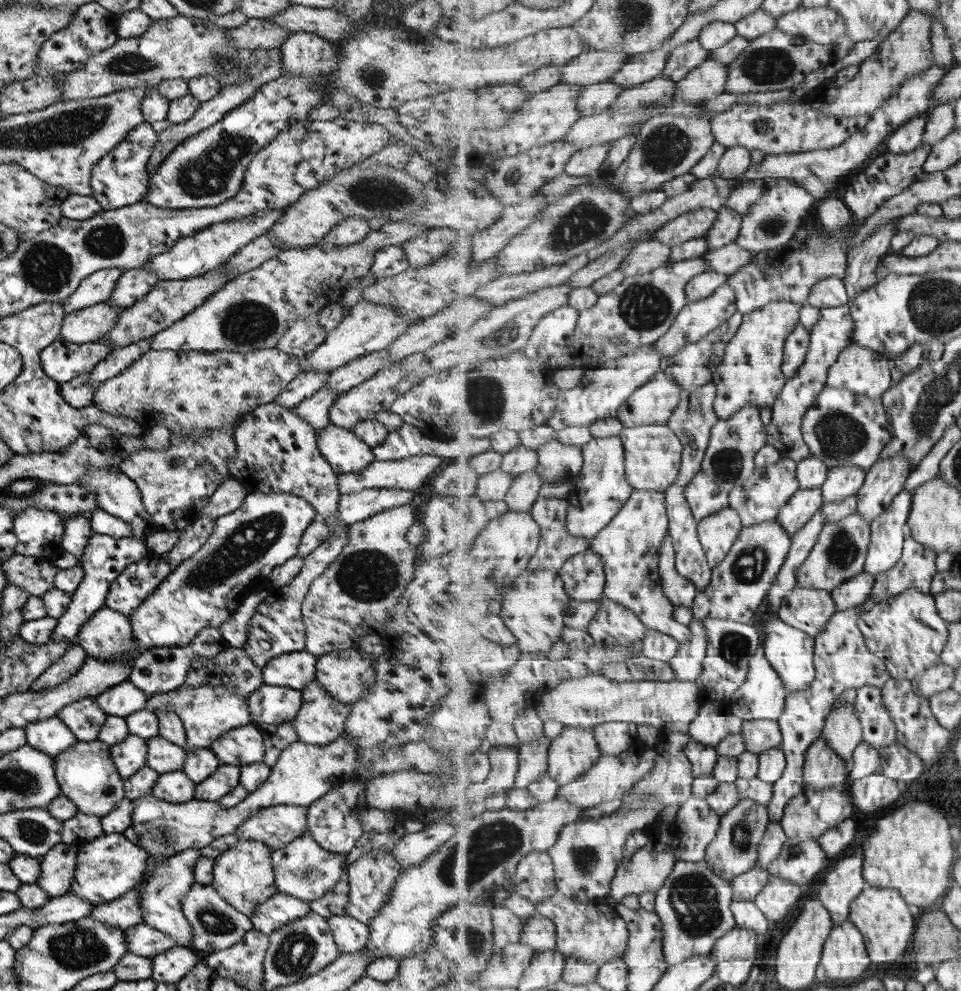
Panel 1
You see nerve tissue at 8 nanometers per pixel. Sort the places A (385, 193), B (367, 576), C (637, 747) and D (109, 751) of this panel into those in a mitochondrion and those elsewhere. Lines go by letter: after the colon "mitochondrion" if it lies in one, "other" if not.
A: mitochondrion
B: mitochondrion
C: other
D: other

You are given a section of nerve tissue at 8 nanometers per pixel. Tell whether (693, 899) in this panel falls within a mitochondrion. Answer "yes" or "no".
yes

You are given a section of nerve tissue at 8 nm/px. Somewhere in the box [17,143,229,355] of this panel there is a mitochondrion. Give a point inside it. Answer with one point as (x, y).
(106, 241)

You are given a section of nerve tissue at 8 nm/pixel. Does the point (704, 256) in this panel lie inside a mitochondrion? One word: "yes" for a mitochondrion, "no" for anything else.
no

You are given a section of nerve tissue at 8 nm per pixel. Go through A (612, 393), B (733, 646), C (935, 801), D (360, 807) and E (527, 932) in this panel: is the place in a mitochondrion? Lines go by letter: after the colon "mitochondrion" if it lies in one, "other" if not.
A: other
B: mitochondrion
C: other
D: other
E: other

